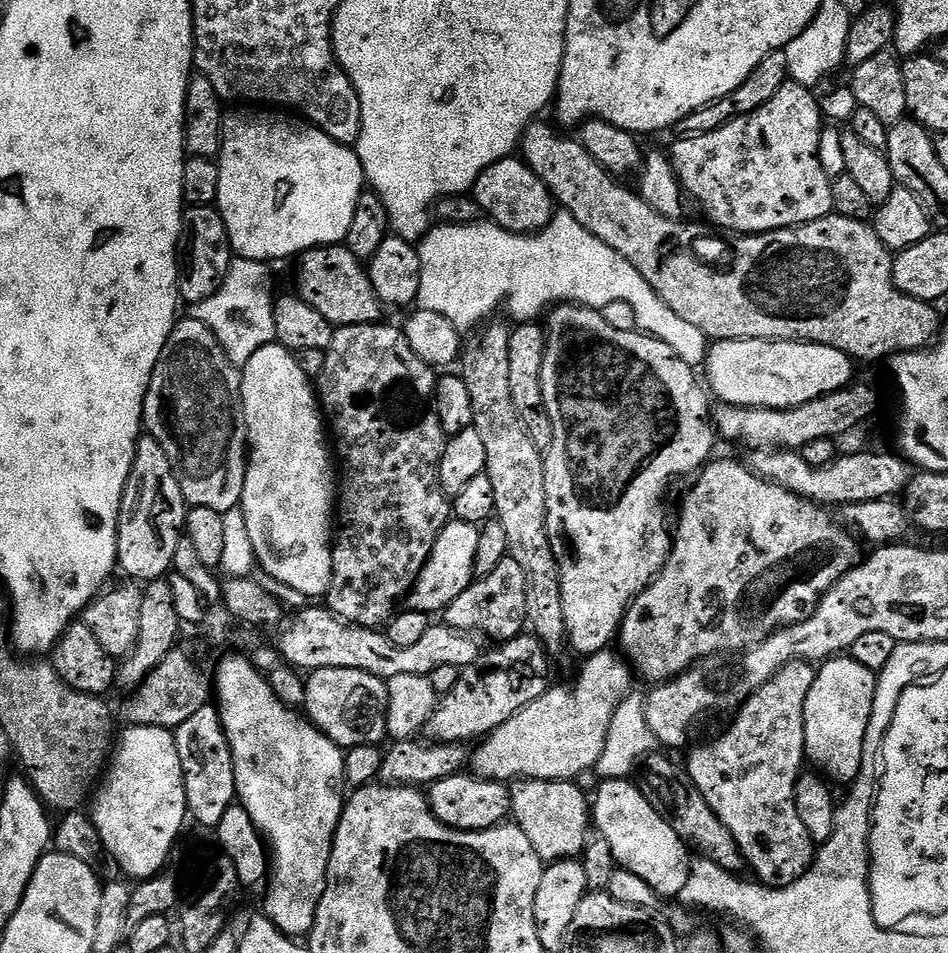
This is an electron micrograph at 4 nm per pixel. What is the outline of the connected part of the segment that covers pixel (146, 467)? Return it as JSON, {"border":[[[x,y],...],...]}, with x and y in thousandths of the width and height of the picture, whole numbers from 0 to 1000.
{"border":[[[149,456],[143,466],[143,480],[129,518],[127,547],[122,557],[122,586],[126,599],[140,610],[159,611],[176,605],[182,599],[184,577],[192,566],[194,546],[199,532],[194,527],[192,510],[181,495],[175,472],[161,458]]]}

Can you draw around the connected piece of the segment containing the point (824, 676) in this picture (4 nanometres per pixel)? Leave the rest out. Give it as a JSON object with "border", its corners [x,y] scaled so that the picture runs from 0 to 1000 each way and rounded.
{"border":[[[895,686],[874,690],[861,701],[859,720],[850,728],[848,742],[848,791],[851,801],[879,824],[895,825],[907,815],[925,712],[925,706],[914,703]]]}

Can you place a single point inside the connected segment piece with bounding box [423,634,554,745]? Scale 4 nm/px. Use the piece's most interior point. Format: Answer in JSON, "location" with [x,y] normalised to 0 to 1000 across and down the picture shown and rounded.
{"location":[517,725]}

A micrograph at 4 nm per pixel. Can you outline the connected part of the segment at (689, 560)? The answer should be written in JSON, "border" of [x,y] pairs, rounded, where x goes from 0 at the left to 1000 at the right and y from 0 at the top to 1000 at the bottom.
{"border":[[[755,481],[737,492],[733,504],[734,509],[727,514],[726,522],[722,525],[722,534],[718,535],[717,547],[713,550],[713,562],[711,558],[711,570],[708,572],[705,589],[696,597],[695,604],[662,635],[662,643],[659,644],[652,664],[652,676],[658,679],[657,687],[665,694],[670,708],[674,712],[676,709],[677,712],[685,714],[685,719],[688,720],[713,712],[727,701],[737,697],[739,693],[750,693],[752,688],[784,685],[788,681],[797,680],[804,674],[808,674],[823,660],[845,655],[847,651],[859,644],[859,640],[865,634],[865,629],[909,587],[906,575],[908,572],[904,563],[883,542],[882,547],[873,538],[877,536],[870,535],[866,530],[859,529],[854,525],[847,525],[836,516],[830,516],[820,508],[802,503],[792,490],[785,488],[784,491],[776,483]]]}

